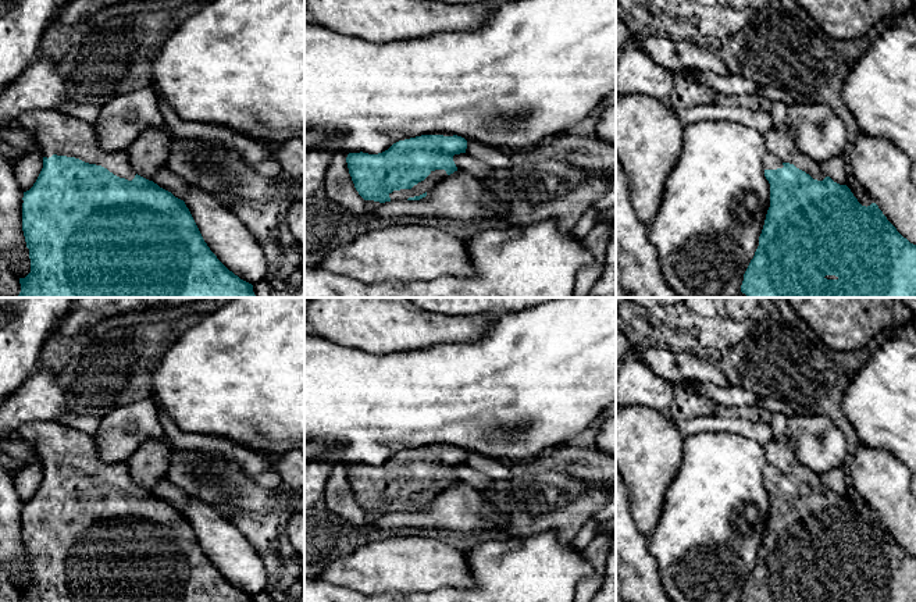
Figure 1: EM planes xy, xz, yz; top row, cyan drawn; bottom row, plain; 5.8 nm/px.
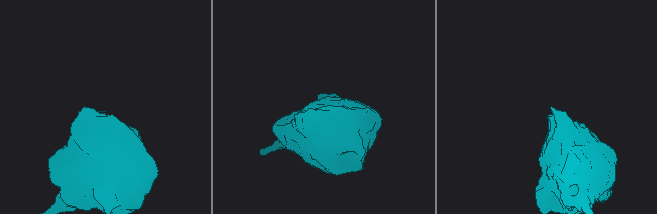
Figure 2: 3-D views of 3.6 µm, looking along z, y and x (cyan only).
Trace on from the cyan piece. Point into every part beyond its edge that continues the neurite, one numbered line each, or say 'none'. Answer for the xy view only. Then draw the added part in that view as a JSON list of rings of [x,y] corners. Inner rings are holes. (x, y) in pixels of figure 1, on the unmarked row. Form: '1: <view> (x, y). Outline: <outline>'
1: xy (59, 445). Outline: [[[32,421],[19,427],[15,435],[39,453],[47,470],[53,466],[75,469],[128,492],[136,487],[125,463],[104,463],[100,459],[95,435],[58,421]]]

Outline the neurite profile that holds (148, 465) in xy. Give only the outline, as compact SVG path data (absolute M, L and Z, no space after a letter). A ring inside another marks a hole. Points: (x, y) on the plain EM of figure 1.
M149 439L126 459L135 485L153 492L156 484L165 477L170 460L170 449L157 439Z

